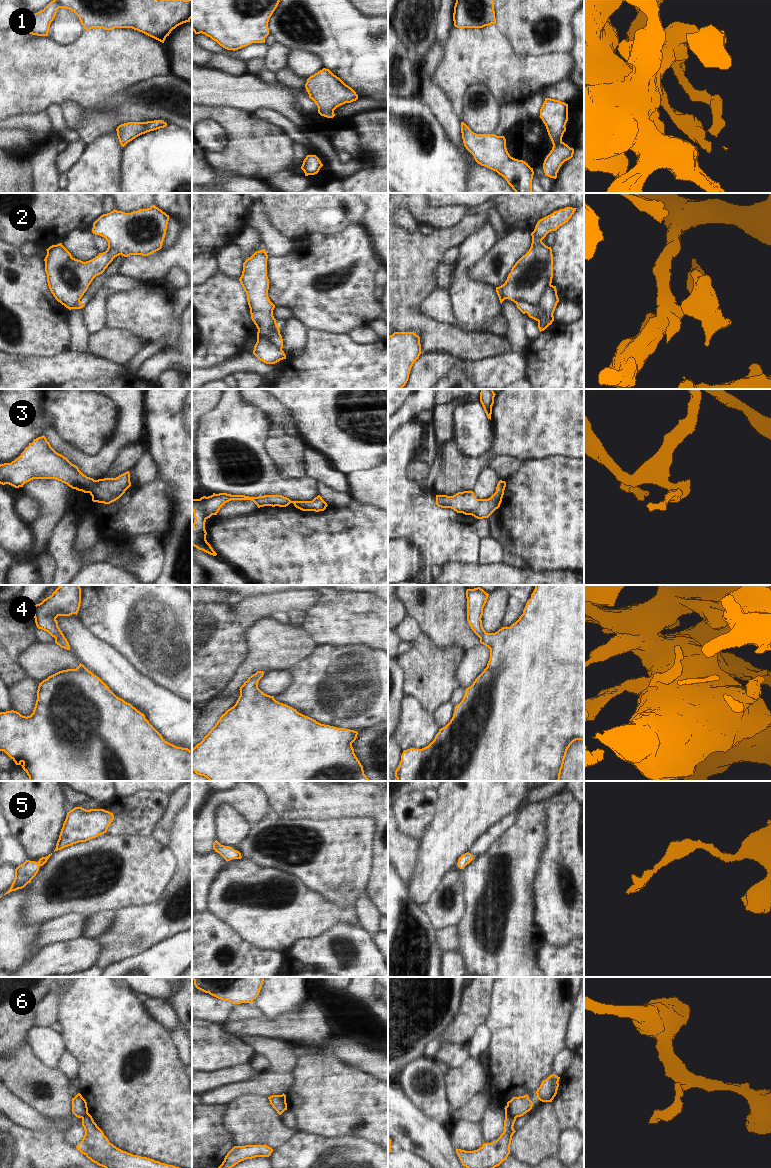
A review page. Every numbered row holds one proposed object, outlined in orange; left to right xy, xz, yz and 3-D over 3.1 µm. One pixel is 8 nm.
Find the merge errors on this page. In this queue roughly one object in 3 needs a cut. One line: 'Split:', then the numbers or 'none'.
Split: 2, 6

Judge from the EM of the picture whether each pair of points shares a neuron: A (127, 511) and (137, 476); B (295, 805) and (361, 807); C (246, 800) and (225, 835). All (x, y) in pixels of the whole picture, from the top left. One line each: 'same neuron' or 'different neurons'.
A: different neurons
B: same neuron
C: different neurons

